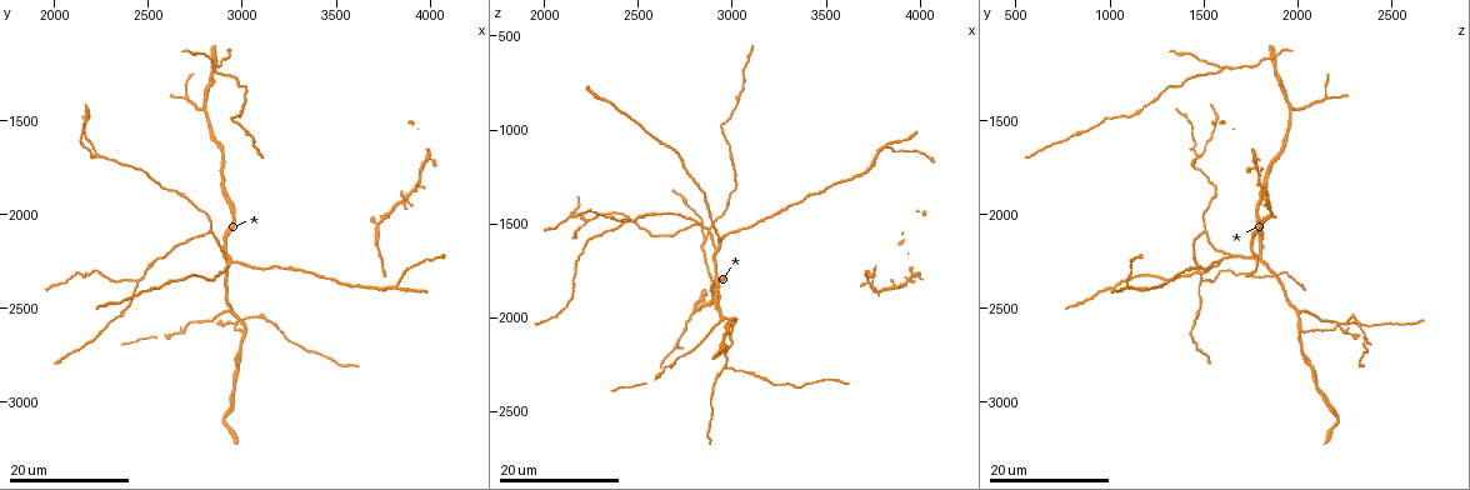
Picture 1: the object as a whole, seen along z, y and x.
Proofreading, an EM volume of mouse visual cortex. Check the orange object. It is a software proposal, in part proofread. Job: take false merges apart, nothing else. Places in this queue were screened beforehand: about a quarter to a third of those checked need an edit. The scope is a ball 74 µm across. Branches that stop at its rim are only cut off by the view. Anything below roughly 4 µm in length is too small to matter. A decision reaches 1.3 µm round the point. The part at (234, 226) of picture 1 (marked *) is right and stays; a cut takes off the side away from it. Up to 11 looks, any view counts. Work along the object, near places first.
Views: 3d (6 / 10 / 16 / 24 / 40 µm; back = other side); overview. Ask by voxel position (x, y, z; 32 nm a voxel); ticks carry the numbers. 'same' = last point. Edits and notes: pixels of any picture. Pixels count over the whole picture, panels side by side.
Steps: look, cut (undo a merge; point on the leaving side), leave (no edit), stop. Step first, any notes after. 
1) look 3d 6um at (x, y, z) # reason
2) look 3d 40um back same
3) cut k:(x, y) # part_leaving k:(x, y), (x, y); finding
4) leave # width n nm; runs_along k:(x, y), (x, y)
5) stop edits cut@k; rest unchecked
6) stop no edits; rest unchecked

look 3d 24um at (3820, 2380, 1090) # a fork

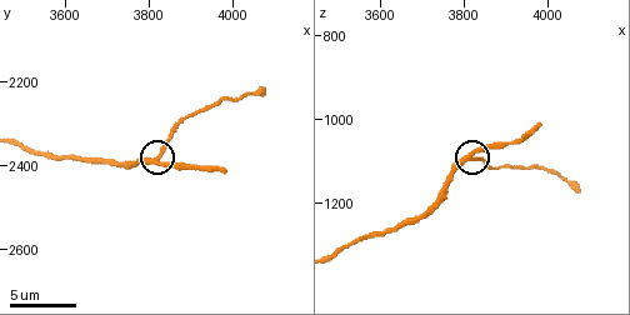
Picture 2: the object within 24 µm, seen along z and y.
look 3d 10um at (3825, 2385, 1090)

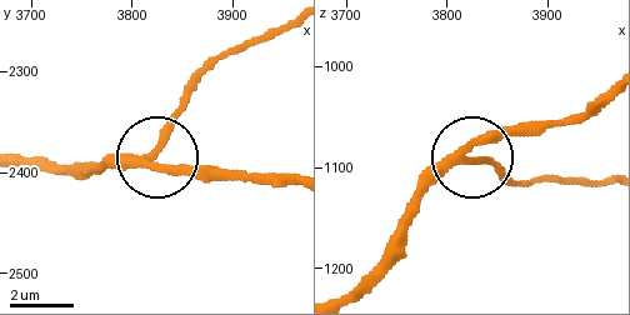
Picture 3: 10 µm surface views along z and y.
leave # arms 3; runs_along 3:(21, 158), (94, 168), (155, 158), (174, 168), (244, 174); all the same cell

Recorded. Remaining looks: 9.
look 3d 16um at (3300, 2300, 1420) # calibre changes

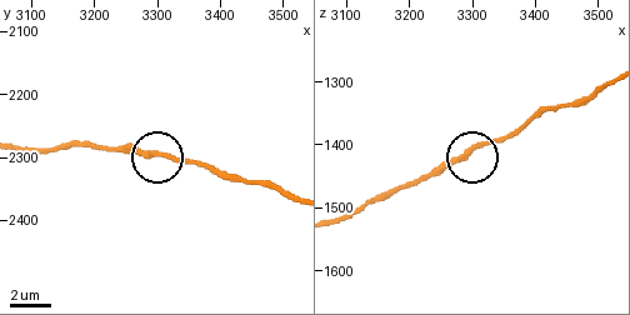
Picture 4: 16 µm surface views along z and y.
look 3d 10um at (3295, 2300, 1410)

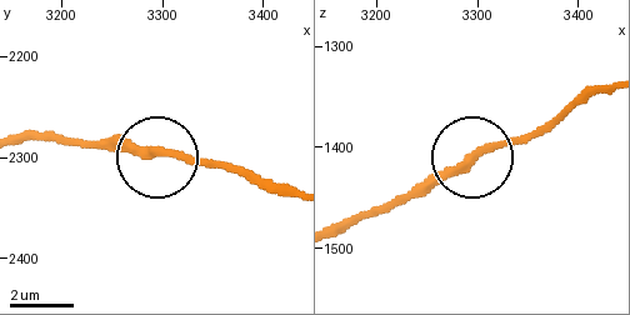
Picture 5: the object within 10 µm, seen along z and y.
look 3d 10um back at (3292, 2294, 1416) # other side

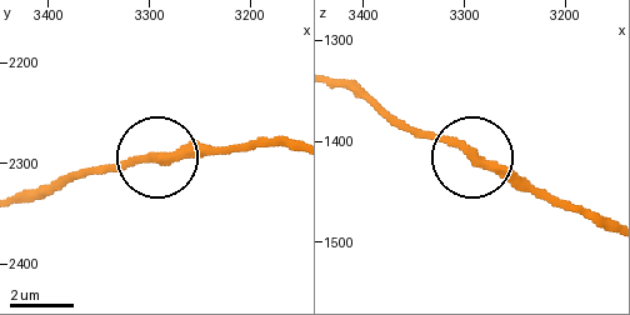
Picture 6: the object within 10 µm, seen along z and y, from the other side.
leave # runs_along 6:(288, 146), (191, 146), (110, 171), (73, 171); all the same cell

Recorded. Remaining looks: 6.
look 3d 16um at (2910, 2210, 1630) # branch point

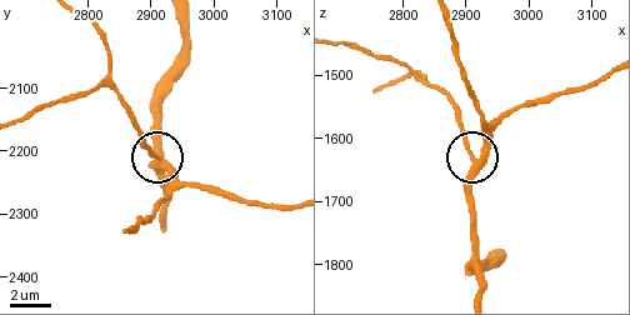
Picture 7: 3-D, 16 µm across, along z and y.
look 3d 6um at (2925, 2215, 1640)

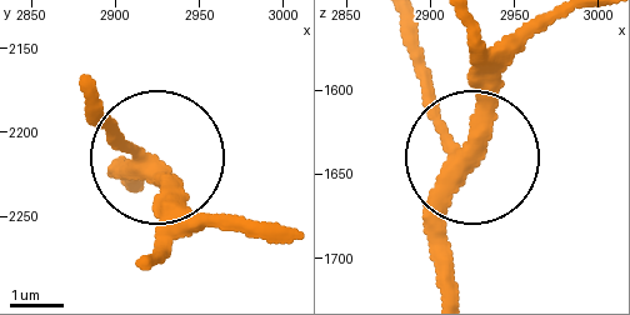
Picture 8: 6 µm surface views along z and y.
leave # width 290 nm; runs_along 8:(454, 281), (440, 200), (463, 146), (418, 58); one cell here

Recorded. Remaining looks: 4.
look 3d 16um at (2800, 1430, 1950) # three-way junction

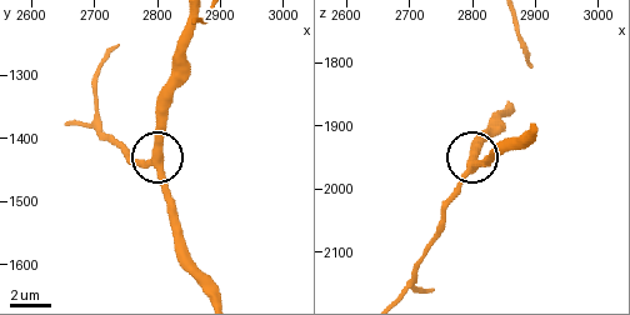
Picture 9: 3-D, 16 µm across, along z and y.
look 3d 6um same

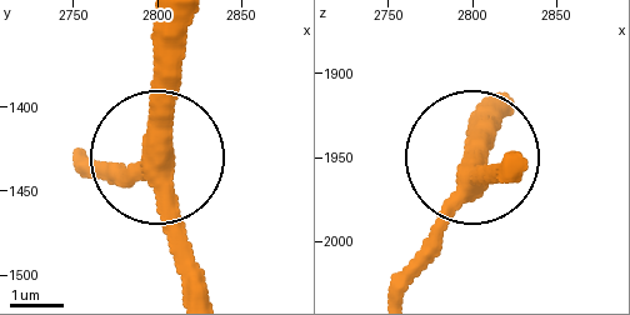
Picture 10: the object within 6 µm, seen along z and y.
look 3d 6um back at (2798, 1432, 1968)

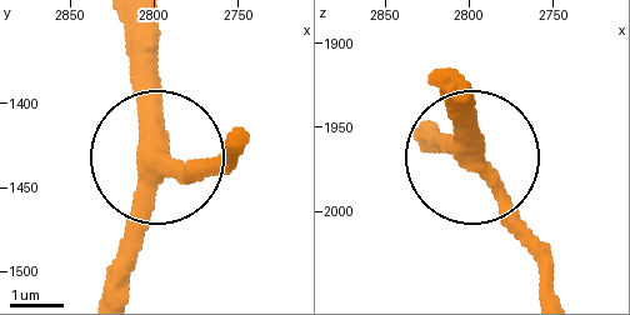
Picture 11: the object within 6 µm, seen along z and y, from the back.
leave # arms 3; runs_along 11:(416, 134), (493, 188), (541, 264); continuous, no second cell

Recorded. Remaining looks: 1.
stop no edits; rest unchecked

